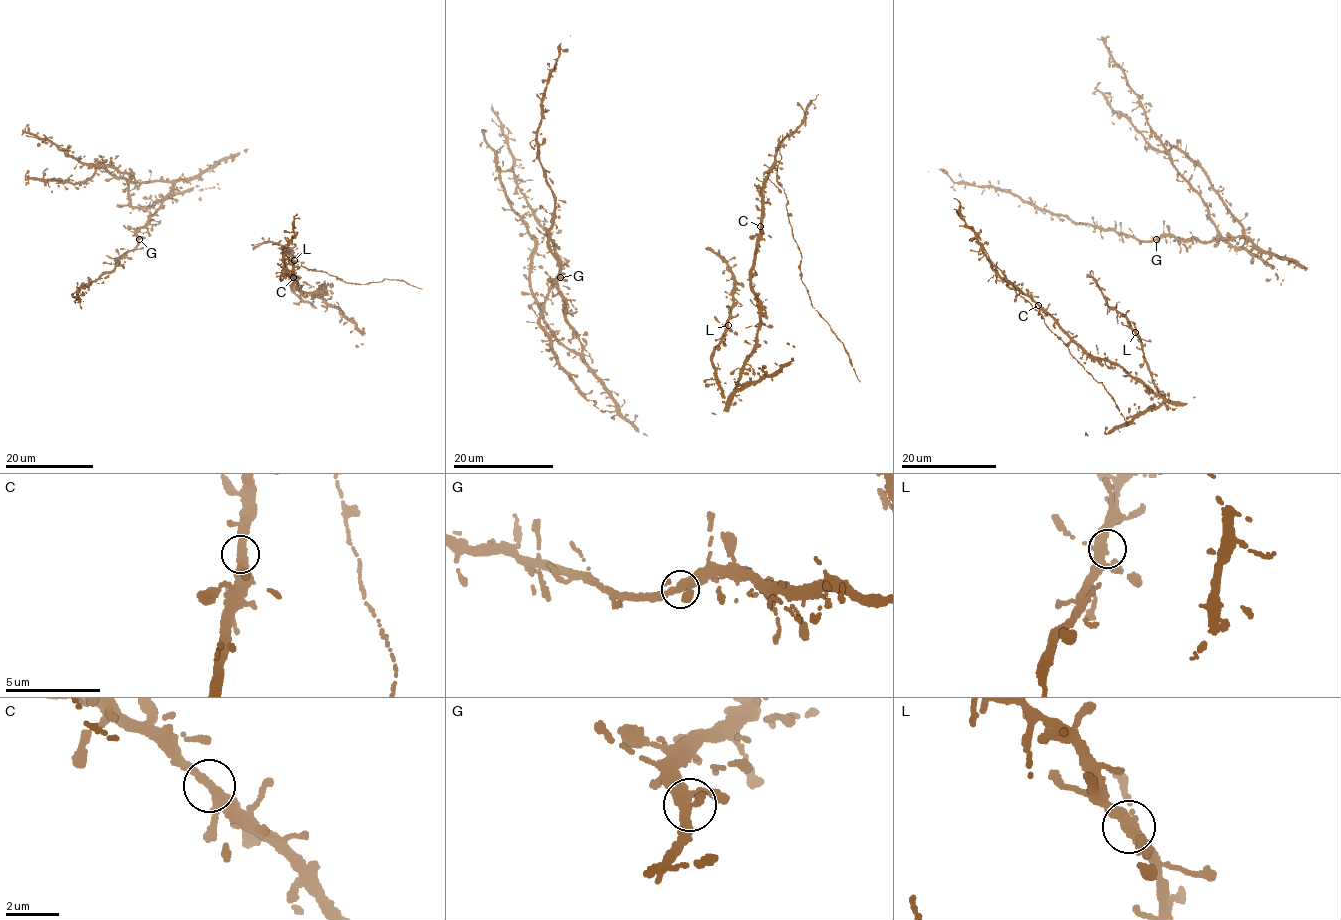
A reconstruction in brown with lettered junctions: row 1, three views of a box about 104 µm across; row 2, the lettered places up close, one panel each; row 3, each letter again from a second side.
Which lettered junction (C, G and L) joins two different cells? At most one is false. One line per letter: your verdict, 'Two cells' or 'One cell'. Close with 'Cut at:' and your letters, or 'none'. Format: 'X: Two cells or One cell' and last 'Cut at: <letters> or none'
C: One cell
G: One cell
L: One cell
Cut at: none

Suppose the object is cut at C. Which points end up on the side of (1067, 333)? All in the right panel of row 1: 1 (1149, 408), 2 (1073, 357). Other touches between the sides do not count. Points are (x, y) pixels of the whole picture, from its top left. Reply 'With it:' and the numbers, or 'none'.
With it: 1

